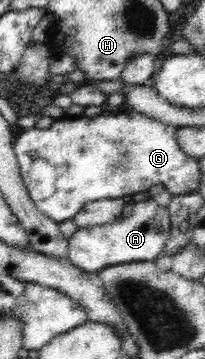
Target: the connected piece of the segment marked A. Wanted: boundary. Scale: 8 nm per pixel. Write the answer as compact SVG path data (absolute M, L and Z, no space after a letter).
M153 199L136 202L133 212L128 218L118 218L109 224L82 228L68 237L68 258L73 265L84 272L97 274L100 270L122 264L145 261L155 262L156 258L164 254L172 223L168 208L158 206Z

